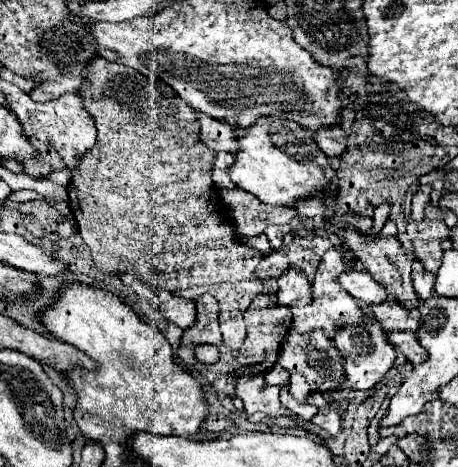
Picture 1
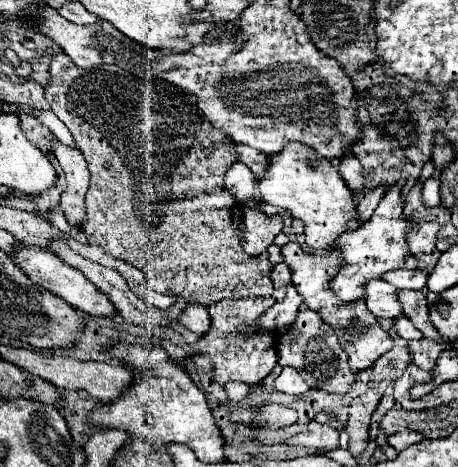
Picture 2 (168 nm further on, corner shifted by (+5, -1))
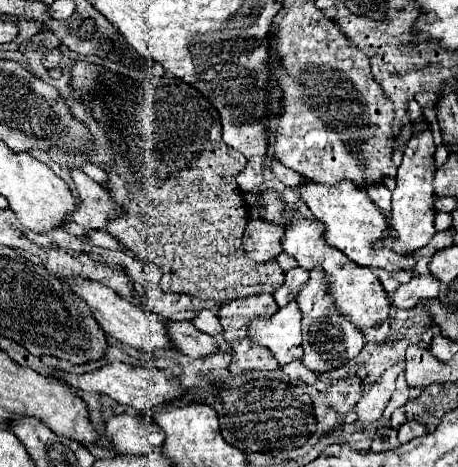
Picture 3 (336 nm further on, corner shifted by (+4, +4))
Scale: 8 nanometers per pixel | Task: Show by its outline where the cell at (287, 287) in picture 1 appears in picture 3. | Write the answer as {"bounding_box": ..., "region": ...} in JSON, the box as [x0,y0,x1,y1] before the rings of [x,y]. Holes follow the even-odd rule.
{"bounding_box":[248,303,302,365],"region":[[[288,303],[268,319],[254,319],[248,333],[252,343],[268,347],[280,365],[302,359],[300,309],[296,303]]]}

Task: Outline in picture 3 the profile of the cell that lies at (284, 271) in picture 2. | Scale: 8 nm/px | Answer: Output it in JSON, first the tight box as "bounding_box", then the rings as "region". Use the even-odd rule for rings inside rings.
{"bounding_box":[274,267,308,307],"region":[[[296,267],[296,269],[288,271],[282,287],[274,293],[278,307],[286,307],[288,303],[296,301],[296,295],[300,293],[300,287],[304,287],[304,283],[308,283],[308,271],[306,269]]]}

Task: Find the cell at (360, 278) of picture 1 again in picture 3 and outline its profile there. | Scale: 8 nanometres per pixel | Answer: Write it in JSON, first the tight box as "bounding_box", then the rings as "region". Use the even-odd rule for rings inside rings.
{"bounding_box":[390,273,440,309],"region":[[[430,273],[426,275],[414,275],[406,285],[400,285],[394,295],[390,295],[390,301],[394,307],[400,309],[412,309],[424,299],[436,299],[440,289],[440,281],[432,277]]]}

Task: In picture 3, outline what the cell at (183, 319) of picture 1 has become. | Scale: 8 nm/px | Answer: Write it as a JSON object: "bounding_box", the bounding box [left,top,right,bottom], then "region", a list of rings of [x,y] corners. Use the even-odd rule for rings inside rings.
{"bounding_box":[194,309,222,337],"region":[[[210,309],[200,311],[200,313],[196,315],[196,319],[194,319],[194,325],[196,325],[196,329],[198,329],[198,331],[208,333],[208,335],[212,335],[212,337],[216,337],[216,335],[220,335],[220,333],[222,333],[220,319],[218,319],[218,317],[216,317],[216,313],[214,313],[214,311],[210,311]]]}

